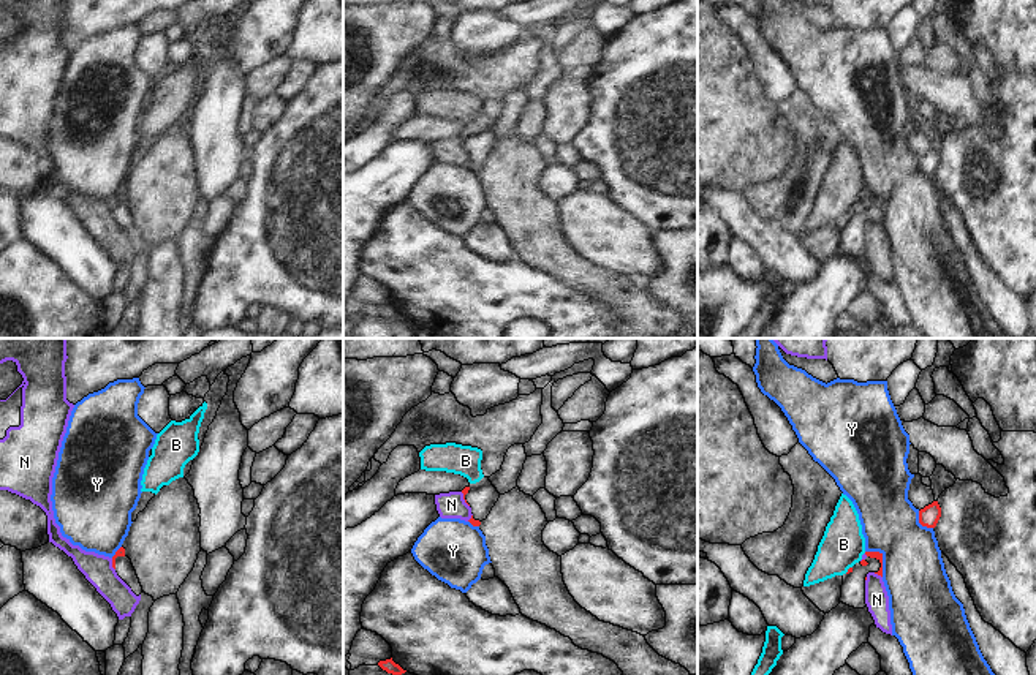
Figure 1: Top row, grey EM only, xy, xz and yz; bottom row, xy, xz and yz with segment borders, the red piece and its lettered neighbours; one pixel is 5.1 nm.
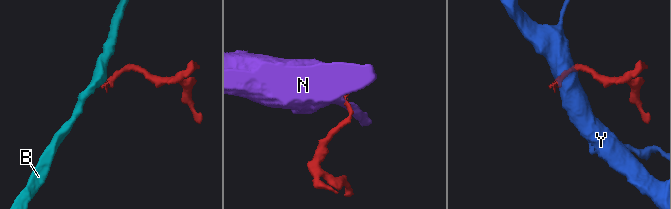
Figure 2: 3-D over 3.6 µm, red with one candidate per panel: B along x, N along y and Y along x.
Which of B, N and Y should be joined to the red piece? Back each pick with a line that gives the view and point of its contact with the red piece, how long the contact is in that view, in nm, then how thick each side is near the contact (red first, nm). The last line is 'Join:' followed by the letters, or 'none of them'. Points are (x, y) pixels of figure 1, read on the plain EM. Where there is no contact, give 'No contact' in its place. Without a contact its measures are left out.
Join: none of them.

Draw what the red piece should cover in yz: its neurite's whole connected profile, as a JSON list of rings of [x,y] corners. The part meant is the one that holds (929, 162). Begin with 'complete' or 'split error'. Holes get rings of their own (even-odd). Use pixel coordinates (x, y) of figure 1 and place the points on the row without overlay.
complete; [[[933,147],[932,150],[919,156],[919,169],[927,174],[935,174],[940,163],[941,163],[941,153],[938,147]]]

